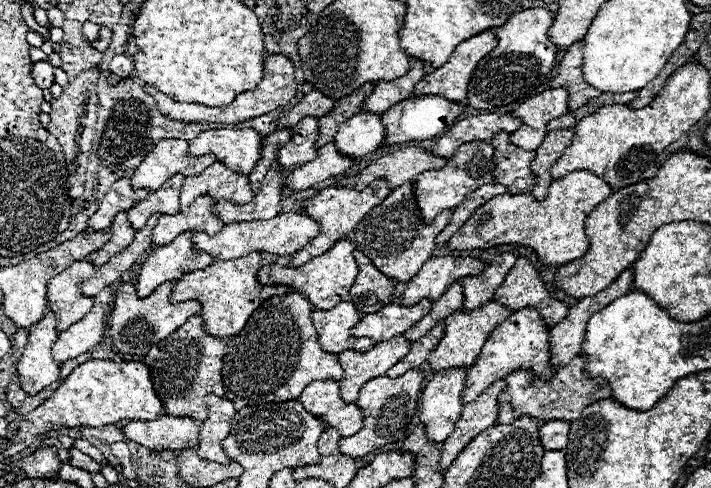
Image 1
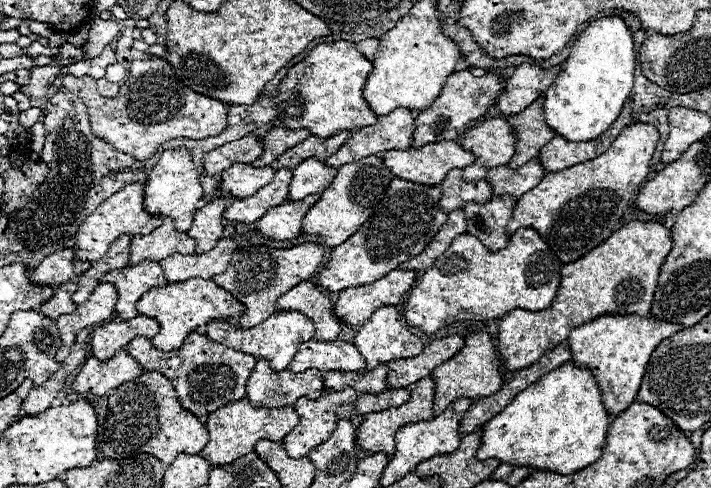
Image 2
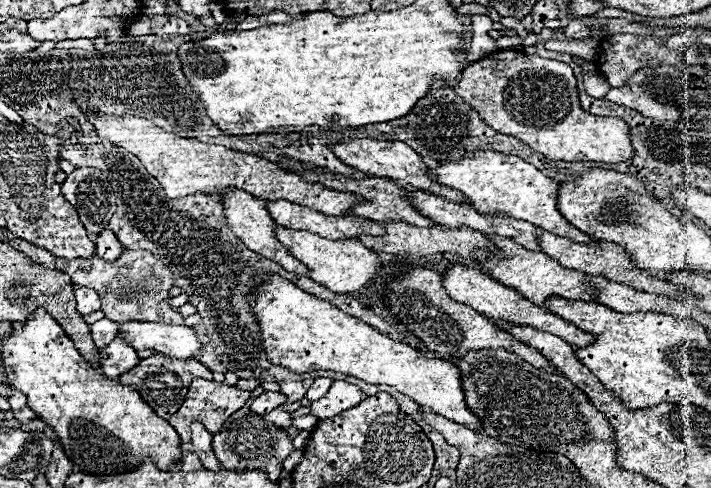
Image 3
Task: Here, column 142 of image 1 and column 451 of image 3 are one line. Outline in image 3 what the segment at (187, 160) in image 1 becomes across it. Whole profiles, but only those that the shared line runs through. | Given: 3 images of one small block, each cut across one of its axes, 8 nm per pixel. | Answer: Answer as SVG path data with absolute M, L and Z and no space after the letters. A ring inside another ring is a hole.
M476 150L456 162L440 162L440 166L428 168L428 170L432 170L432 178L436 178L436 182L450 186L454 190L460 190L472 202L472 206L480 212L492 214L496 210L498 214L504 214L516 220L526 220L534 226L540 226L552 234L570 238L580 244L592 244L594 240L588 234L574 228L570 222L566 222L562 214L558 212L556 208L558 182L544 176L538 168L534 168L532 164L524 162L518 156L490 152L490 150L486 152Z

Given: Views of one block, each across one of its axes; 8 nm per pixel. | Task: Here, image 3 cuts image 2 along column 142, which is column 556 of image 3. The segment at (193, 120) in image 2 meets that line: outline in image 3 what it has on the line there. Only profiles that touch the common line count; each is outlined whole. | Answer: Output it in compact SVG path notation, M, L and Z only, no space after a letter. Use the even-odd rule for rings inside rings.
M498 50L498 52L492 52L490 58L482 58L470 64L462 72L460 82L454 86L454 90L460 98L464 98L464 102L468 102L472 108L478 110L482 122L486 122L500 134L512 134L514 138L520 138L532 150L552 160L618 164L634 156L634 148L630 142L630 126L620 118L602 118L602 116L584 112L578 100L576 78L572 74L572 68L564 62L540 58L536 54L528 56L516 50Z

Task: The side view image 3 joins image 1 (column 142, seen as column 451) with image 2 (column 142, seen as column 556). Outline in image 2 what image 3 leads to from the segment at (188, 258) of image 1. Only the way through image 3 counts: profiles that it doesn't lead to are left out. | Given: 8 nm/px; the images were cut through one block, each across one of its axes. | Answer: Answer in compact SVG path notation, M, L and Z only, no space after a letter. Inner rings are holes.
M136 316L132 320L116 320L106 326L94 328L90 334L90 344L92 344L92 356L98 358L100 362L110 360L118 350L122 350L128 342L132 342L136 336L146 336L152 338L160 330L158 322L154 318L144 318Z

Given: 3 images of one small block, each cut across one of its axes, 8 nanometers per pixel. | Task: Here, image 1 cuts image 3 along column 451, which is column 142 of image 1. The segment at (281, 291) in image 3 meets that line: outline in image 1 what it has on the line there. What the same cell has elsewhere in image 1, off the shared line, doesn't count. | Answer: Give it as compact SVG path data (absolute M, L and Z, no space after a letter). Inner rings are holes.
M88 360L72 370L72 374L60 384L54 394L32 410L22 422L14 438L8 442L4 456L14 456L28 448L42 434L58 428L74 426L106 426L120 420L156 420L162 416L164 404L156 396L148 366L144 362L112 362L112 360Z

